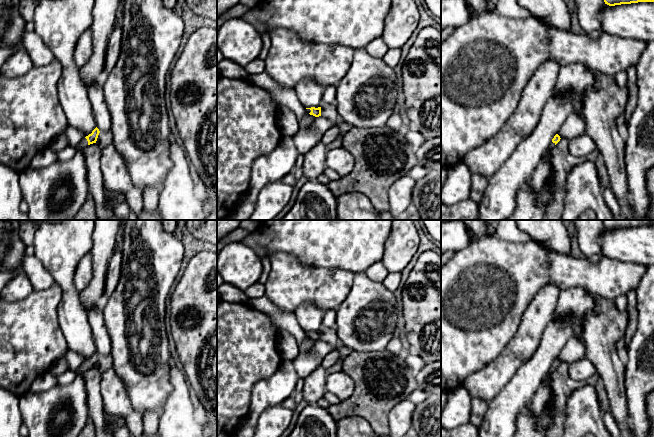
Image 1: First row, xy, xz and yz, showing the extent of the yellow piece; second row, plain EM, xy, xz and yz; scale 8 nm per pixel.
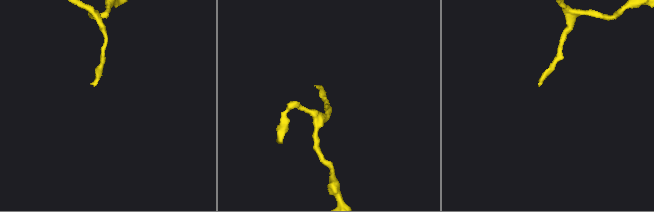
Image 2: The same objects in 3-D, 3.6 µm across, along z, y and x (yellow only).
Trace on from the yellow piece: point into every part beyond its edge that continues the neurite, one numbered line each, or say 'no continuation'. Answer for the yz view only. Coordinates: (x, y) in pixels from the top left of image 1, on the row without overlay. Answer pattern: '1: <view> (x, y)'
1: yz (540, 406)

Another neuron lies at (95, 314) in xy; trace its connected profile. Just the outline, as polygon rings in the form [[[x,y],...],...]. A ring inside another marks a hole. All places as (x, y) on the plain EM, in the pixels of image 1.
[[[102,300],[97,306],[92,306],[87,311],[97,352],[100,356],[111,354],[111,340],[103,317],[104,306],[105,300]]]

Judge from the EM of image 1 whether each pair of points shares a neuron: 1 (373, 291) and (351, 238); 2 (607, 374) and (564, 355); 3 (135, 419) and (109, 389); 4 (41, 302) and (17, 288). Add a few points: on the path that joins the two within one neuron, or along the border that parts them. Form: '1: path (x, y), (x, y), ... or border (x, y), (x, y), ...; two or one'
1: border (364, 271), (355, 274); two
2: border (583, 339), (586, 356); two
3: path (128, 412), (114, 396); one
4: border (33, 290), (25, 297), (10, 302); two

